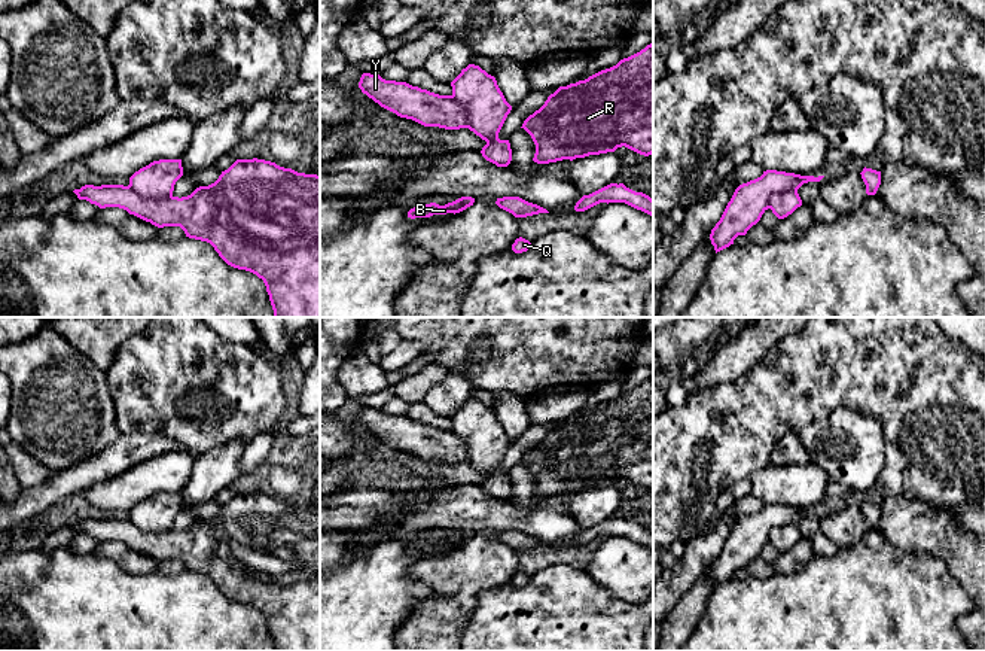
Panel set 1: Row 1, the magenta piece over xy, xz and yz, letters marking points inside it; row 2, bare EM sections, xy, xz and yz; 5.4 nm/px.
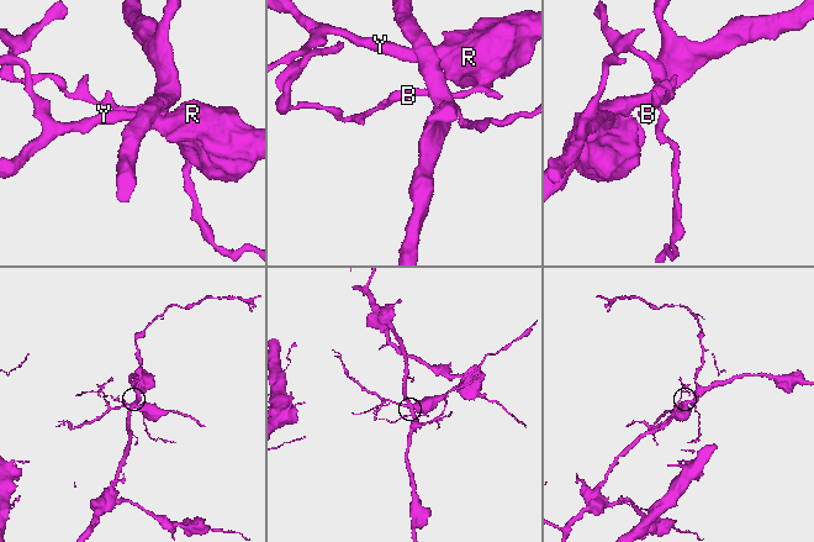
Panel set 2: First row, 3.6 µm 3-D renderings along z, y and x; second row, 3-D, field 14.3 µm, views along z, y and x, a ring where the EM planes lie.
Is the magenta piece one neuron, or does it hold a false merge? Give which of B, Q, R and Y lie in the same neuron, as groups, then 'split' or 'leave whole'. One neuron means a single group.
B R Y / Q | split

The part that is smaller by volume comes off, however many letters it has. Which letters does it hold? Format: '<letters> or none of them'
B, R, Y

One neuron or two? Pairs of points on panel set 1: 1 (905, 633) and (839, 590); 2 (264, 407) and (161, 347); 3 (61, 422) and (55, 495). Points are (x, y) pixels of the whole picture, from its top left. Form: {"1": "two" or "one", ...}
{"1": "one", "2": "one", "3": "two"}

